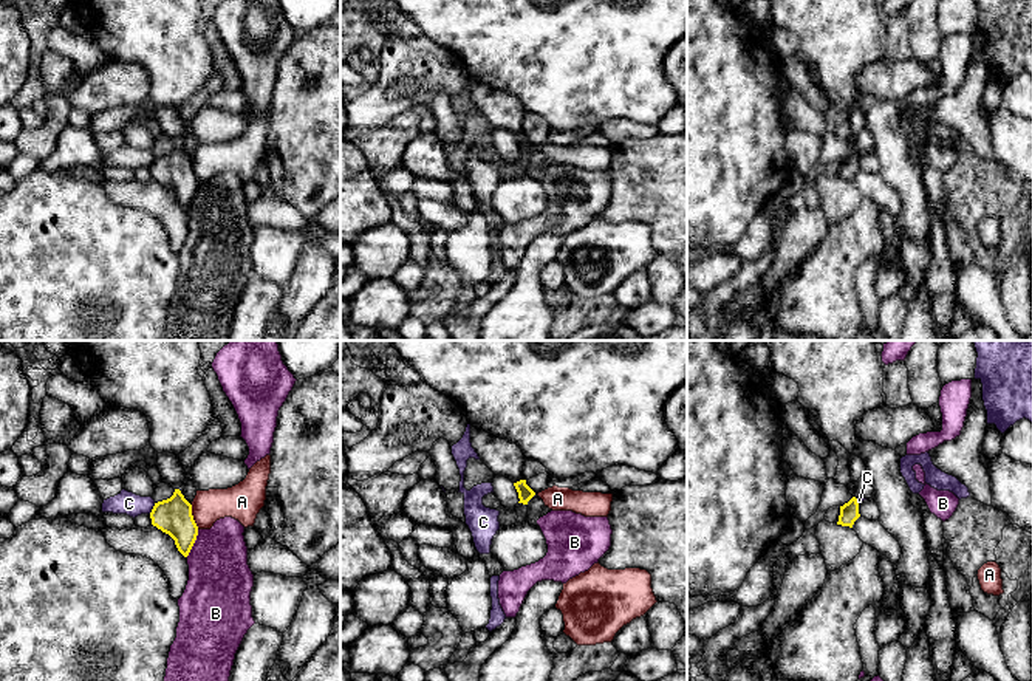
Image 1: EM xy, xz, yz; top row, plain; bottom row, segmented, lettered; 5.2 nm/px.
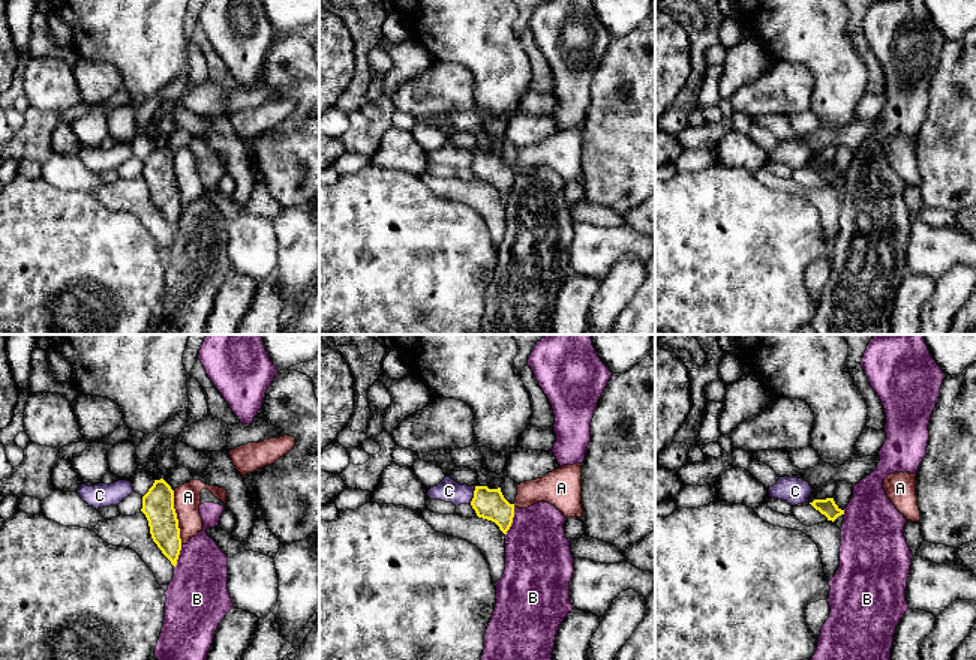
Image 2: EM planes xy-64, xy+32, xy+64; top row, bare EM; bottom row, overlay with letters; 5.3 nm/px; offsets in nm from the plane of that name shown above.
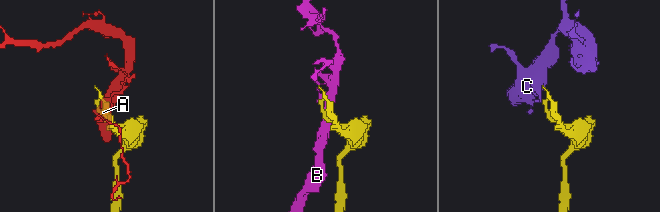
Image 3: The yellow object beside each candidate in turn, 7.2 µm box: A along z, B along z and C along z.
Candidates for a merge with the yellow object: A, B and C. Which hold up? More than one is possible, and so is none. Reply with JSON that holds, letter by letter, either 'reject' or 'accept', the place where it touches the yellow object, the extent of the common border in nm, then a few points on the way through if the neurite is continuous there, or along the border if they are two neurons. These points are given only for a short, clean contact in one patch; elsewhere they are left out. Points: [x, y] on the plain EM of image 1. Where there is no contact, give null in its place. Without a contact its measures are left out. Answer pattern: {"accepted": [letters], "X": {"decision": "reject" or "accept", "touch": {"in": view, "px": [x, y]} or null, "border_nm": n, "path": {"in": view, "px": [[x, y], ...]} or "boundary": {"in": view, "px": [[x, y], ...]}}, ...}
{"accepted": [], "A": {"decision": "reject", "touch": {"in": "xy", "px": [192, 171]}, "border_nm": 130}, "B": {"decision": "reject", "touch": {"in": "xy", "px": [194, 195]}, "border_nm": 160, "boundary": {"in": "xy", "px": [[198, 183], [197, 192], [186, 209]]}}, "C": {"decision": "reject", "touch": {"in": "xy", "px": [153, 161]}, "border_nm": 70, "boundary": {"in": "xy", "px": [[155, 157], [149, 166]]}}}

